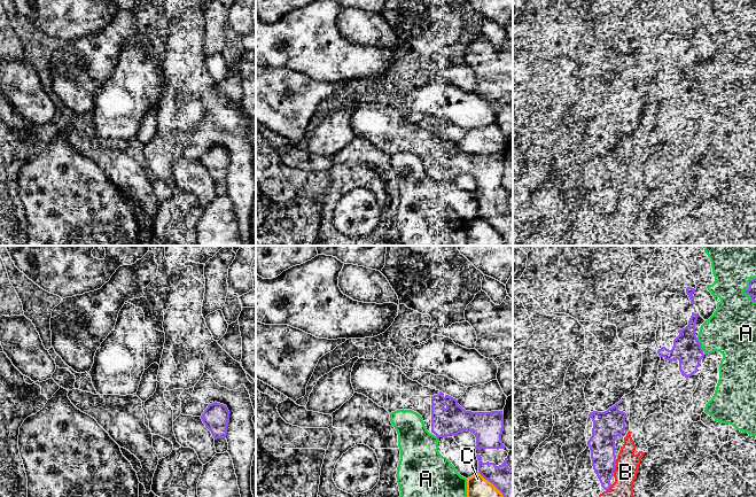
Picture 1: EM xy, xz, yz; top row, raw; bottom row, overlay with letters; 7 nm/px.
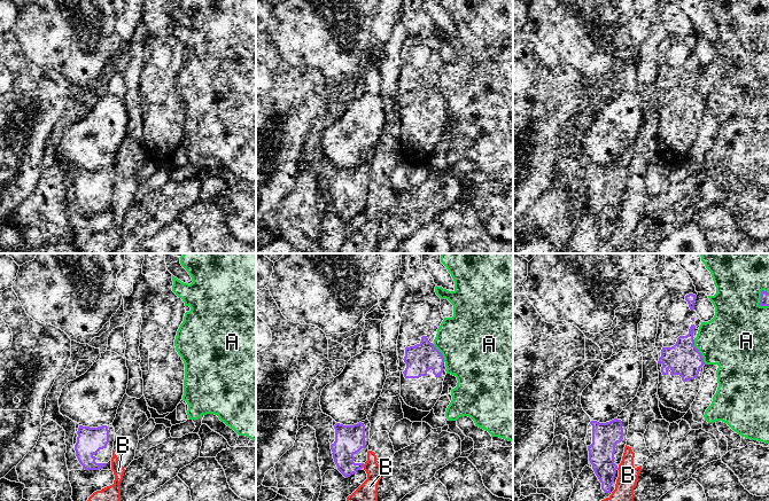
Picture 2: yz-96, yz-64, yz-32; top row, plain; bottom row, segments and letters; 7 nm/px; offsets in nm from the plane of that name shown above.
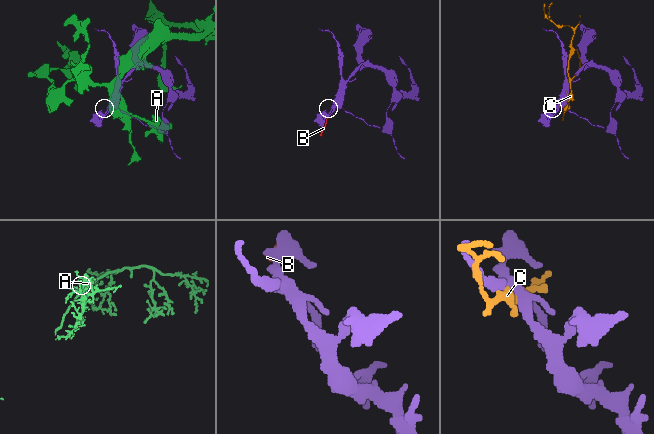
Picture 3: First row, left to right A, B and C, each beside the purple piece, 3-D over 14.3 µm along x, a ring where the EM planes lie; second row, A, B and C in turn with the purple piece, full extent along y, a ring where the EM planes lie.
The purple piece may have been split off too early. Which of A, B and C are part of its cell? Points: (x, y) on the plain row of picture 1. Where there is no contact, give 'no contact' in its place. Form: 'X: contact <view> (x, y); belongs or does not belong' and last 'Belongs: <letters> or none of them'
A: contact yz (747, 32); does not belong
B: contact yz (614, 210); does not belong
C: contact xz (495, 228); does not belong
Belongs: none of them

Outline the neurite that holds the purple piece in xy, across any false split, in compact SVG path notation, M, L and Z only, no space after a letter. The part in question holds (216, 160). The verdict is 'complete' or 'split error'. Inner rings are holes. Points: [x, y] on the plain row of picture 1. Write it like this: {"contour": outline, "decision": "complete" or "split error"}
{"contour": "M217 145L209 147L201 162L215 183L226 180L229 165L229 154L226 148Z", "decision": "complete"}

